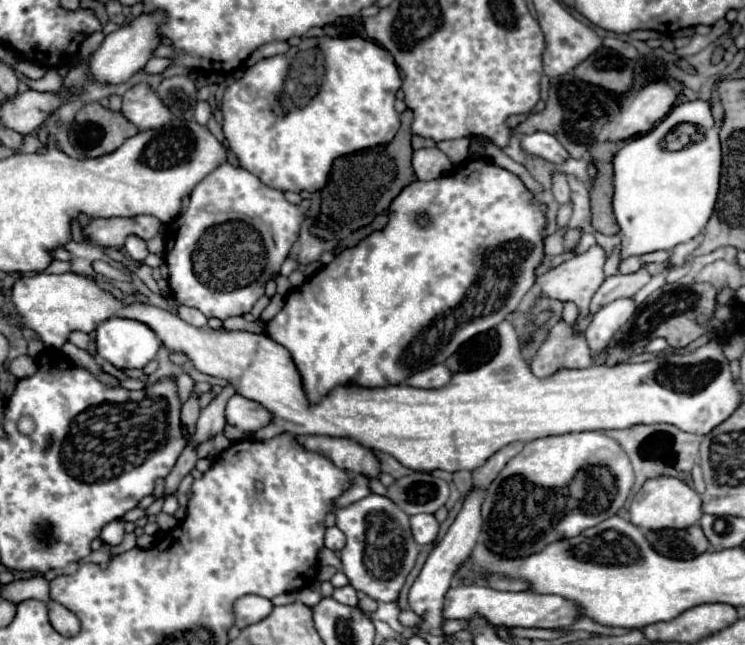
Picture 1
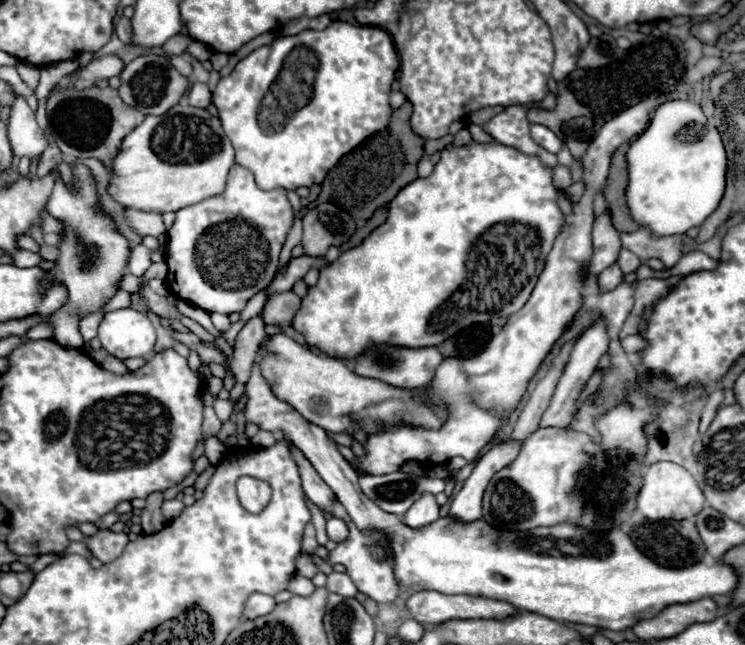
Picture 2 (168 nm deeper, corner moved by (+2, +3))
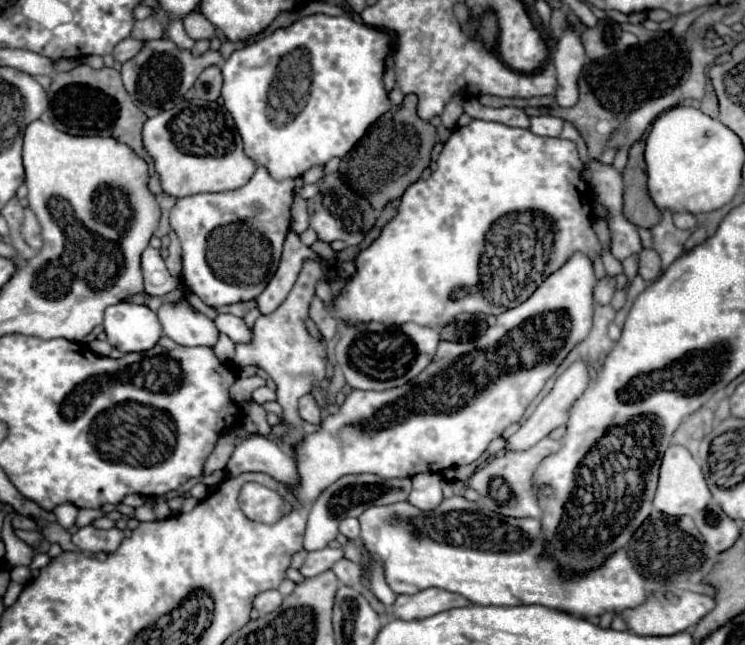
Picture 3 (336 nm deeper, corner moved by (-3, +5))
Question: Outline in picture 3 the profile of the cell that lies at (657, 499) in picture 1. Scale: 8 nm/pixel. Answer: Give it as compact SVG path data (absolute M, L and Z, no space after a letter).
M670 446L666 452L664 452L664 458L662 458L662 468L660 468L660 480L658 480L658 490L656 490L656 496L654 496L654 506L668 514L668 516L692 516L700 510L704 510L704 506L708 506L712 494L706 486L706 480L704 480L704 474L702 474L702 468L698 466L696 458L684 448L684 446Z

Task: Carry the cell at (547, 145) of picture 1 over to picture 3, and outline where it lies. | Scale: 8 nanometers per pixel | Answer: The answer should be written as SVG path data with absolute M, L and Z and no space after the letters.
M534 116L530 118L530 130L538 136L560 136L562 120L556 116Z

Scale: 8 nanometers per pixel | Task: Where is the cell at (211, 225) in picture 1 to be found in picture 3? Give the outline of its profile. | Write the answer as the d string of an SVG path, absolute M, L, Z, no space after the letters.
M262 166L254 172L248 184L242 188L220 194L194 194L180 198L170 212L170 226L178 234L182 244L182 280L202 298L204 304L220 308L242 300L256 298L270 282L280 262L282 244L290 230L290 206L294 196L294 180L274 180Z

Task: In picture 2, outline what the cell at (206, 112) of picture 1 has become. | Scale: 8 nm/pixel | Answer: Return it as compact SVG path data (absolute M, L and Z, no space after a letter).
M193 82L193 88L189 92L189 104L195 108L207 108L211 104L211 92L209 92L207 84Z

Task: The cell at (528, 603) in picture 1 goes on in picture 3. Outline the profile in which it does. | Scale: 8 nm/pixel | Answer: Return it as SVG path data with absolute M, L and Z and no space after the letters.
M426 588L420 590L412 596L398 596L396 602L390 608L390 614L400 620L418 620L418 618L428 618L444 610L452 608L462 608L470 604L466 598L440 590L440 588Z

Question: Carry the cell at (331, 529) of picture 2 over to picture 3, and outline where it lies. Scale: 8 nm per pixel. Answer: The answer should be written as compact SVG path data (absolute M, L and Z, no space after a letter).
M344 518L344 522L340 522L340 532L342 532L346 538L350 538L350 540L360 538L358 518Z

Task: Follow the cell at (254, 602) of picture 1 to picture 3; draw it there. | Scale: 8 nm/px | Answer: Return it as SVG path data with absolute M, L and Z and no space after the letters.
M266 590L266 592L262 592L262 594L256 596L254 608L256 608L260 614L268 614L268 612L276 610L282 600L284 600L284 596L282 596L278 590Z

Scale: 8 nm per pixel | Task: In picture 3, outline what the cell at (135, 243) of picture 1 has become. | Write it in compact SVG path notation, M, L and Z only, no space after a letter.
M148 246L142 254L142 272L144 272L144 288L148 294L164 296L176 288L176 280L166 270L160 250L152 246Z

